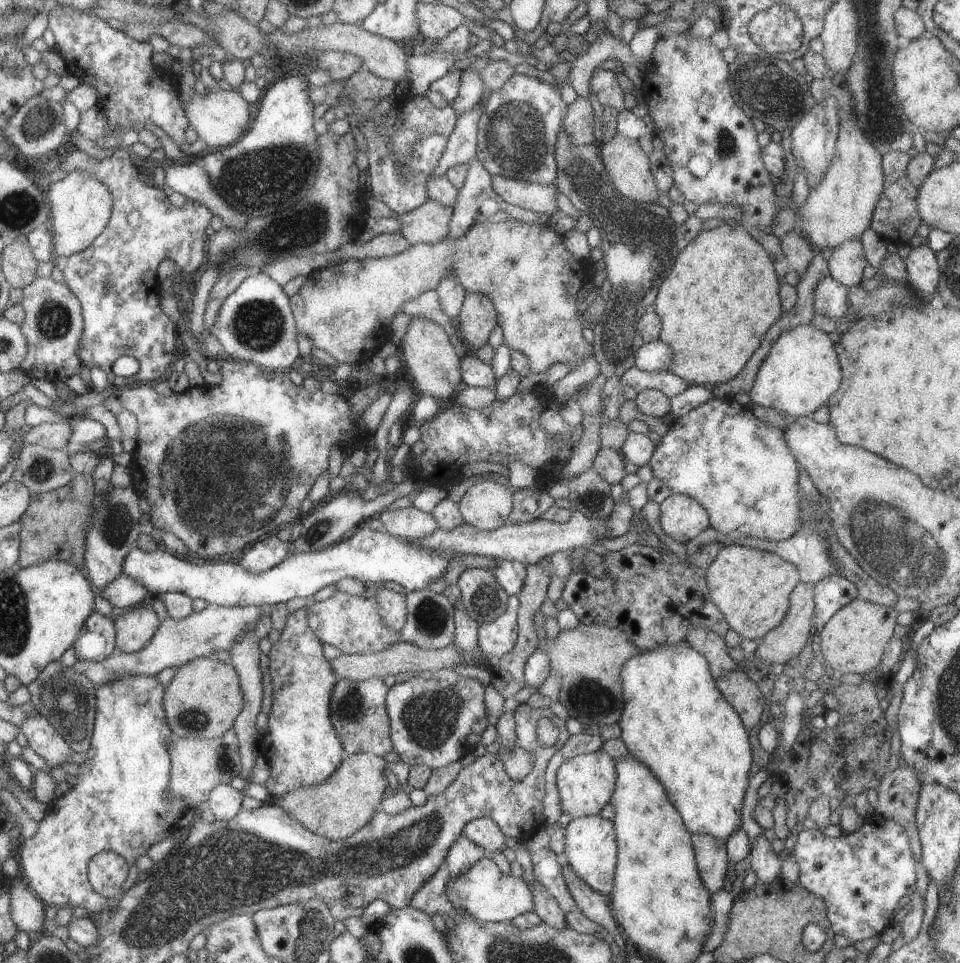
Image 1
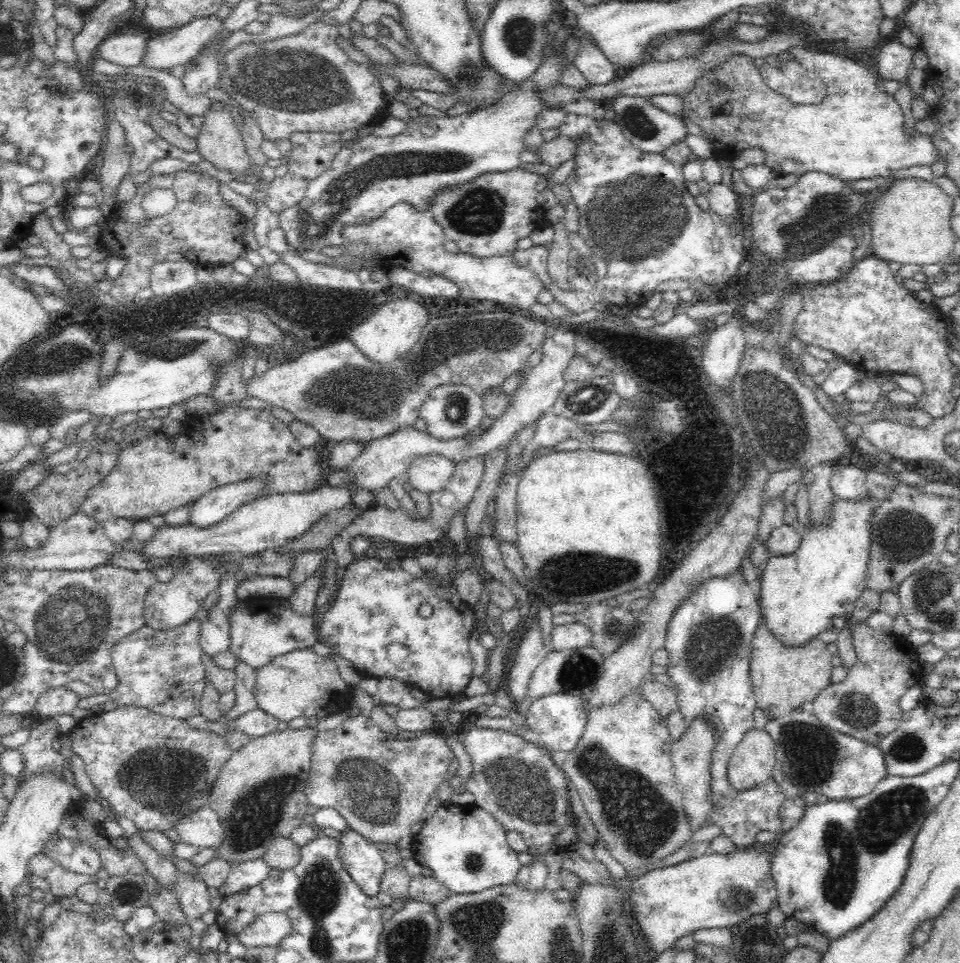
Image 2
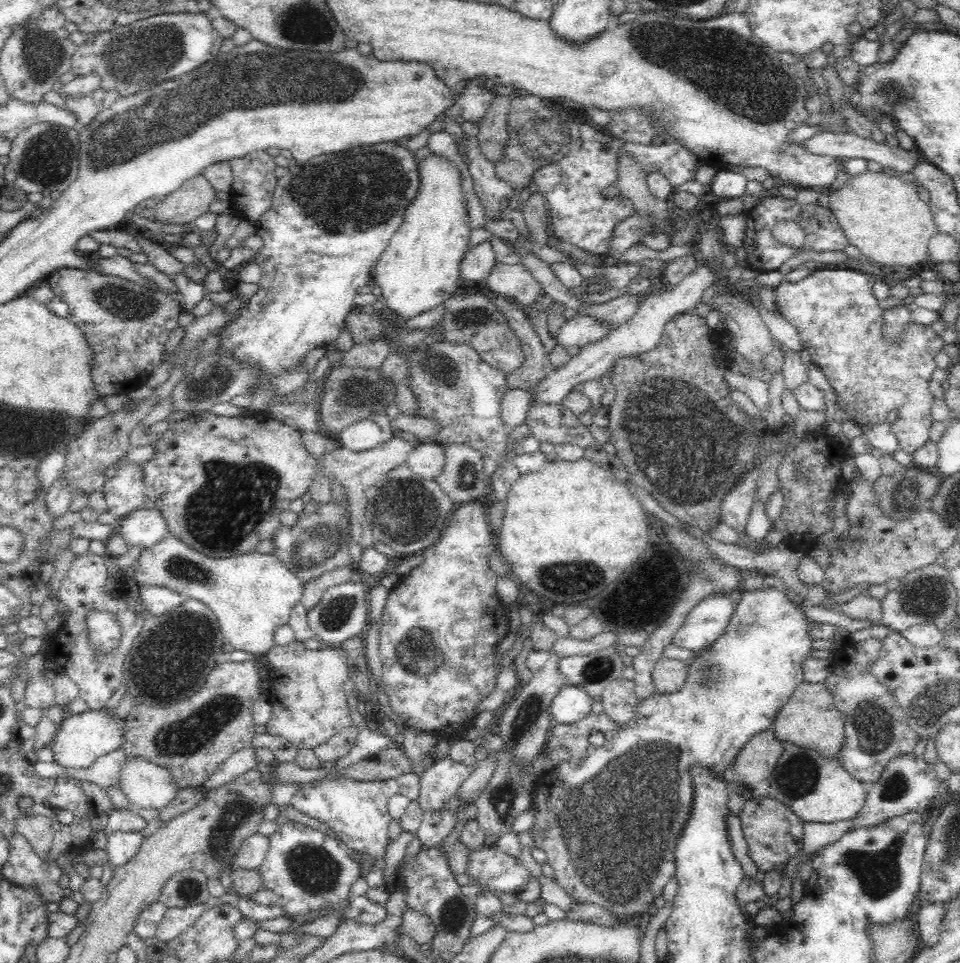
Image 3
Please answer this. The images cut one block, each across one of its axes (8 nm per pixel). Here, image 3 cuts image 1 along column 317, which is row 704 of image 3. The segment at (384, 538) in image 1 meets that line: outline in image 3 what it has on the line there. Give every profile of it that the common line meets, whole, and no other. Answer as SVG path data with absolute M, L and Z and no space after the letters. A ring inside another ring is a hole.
M564 686L554 698L549 707L553 724L578 722L590 713L592 698L578 686Z

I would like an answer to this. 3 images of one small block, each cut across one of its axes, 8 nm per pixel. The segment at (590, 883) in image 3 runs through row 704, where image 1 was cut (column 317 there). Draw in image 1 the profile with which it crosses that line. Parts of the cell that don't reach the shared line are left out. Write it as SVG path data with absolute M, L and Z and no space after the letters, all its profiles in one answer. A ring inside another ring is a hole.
M305 607L290 612L286 618L285 628L279 634L279 640L273 642L268 654L269 678L274 692L271 710L267 714L267 732L260 736L260 753L271 768L269 779L263 784L270 796L279 797L295 788L311 788L325 782L339 768L345 757L339 738L329 720L329 700L331 690L338 682L329 668L329 661L323 656L321 642L307 628Z

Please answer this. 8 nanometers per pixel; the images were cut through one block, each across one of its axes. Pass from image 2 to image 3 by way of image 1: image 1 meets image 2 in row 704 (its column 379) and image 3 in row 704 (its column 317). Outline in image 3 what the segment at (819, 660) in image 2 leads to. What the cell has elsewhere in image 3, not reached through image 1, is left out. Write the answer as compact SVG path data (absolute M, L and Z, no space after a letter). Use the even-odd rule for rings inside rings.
M804 681L775 714L771 728L778 740L800 747L812 747L827 758L828 755L838 758L839 746L844 742L844 723L835 705L833 695L824 688L824 684Z

